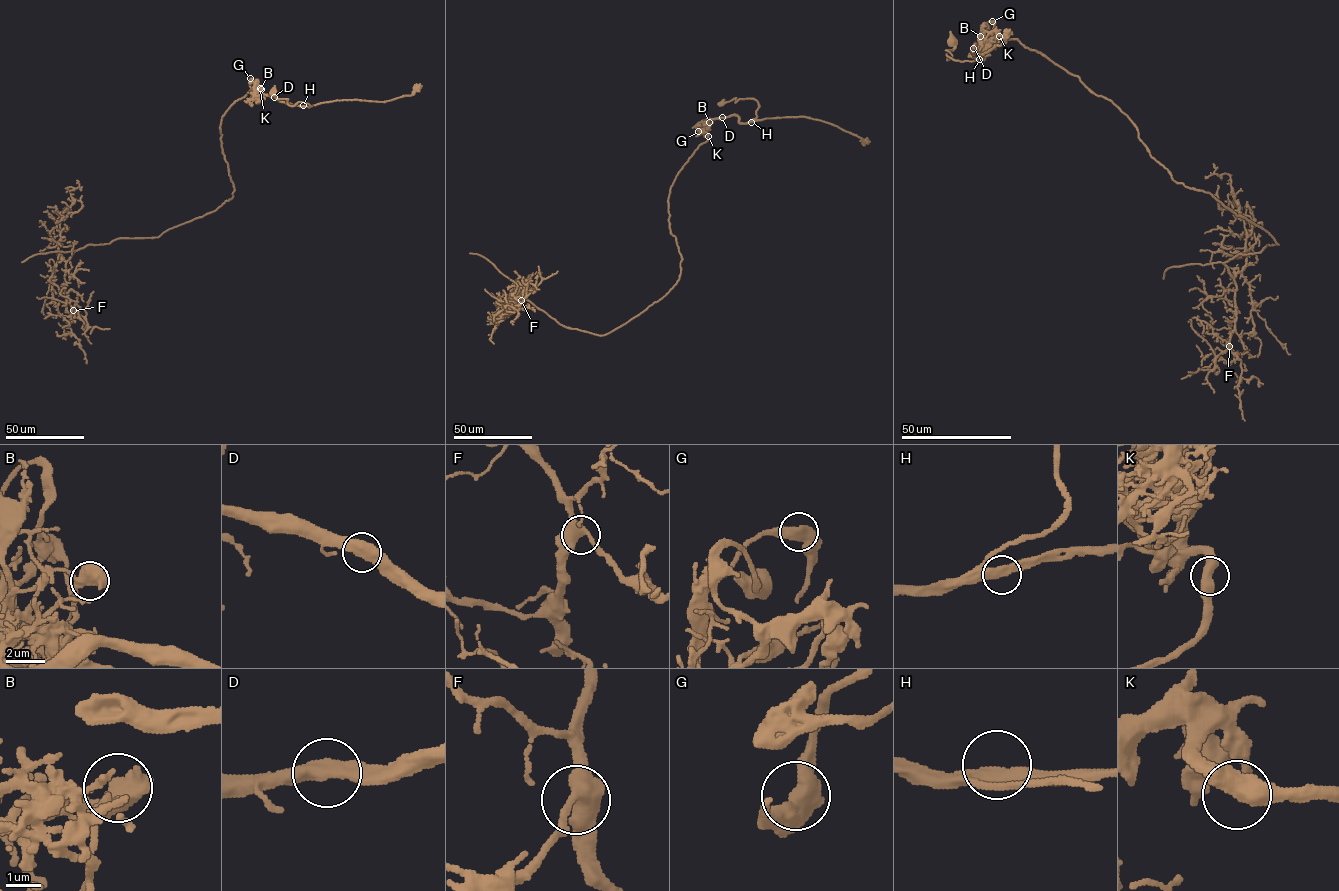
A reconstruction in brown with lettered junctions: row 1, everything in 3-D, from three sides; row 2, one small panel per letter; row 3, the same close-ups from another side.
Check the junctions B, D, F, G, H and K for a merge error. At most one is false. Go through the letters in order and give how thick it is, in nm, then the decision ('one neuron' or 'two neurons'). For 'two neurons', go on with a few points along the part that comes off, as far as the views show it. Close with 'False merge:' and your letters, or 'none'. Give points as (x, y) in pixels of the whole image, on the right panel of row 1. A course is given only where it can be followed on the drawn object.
B: 650 nm thick; two neurons; foreign part runs (980, 36), (981, 43), (975, 43), (970, 54), (977, 60), (972, 51), (982, 54), (999, 46), (1010, 29)
D: 550 nm thick; one neuron
F: 440 nm thick; one neuron
G: 550 nm thick; one neuron
H: 380 nm thick; one neuron
K: 550 nm thick; one neuron
False merge: B

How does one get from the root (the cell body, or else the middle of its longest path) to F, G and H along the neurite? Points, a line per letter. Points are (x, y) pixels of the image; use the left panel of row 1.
F: (273, 93), (311, 106), (258, 85), (228, 109), (233, 197), (158, 237), (76, 250), (73, 310)
G: (273, 93), (278, 99), (287, 99), (289, 105), (302, 101), (311, 106), (258, 96), (250, 78)
H: (273, 93), (278, 99), (287, 99), (289, 105), (302, 101), (311, 106), (303, 105)

